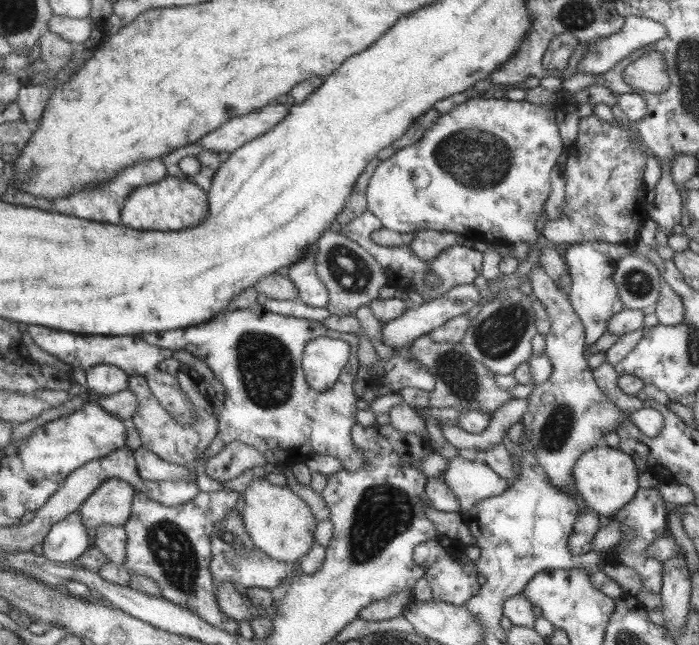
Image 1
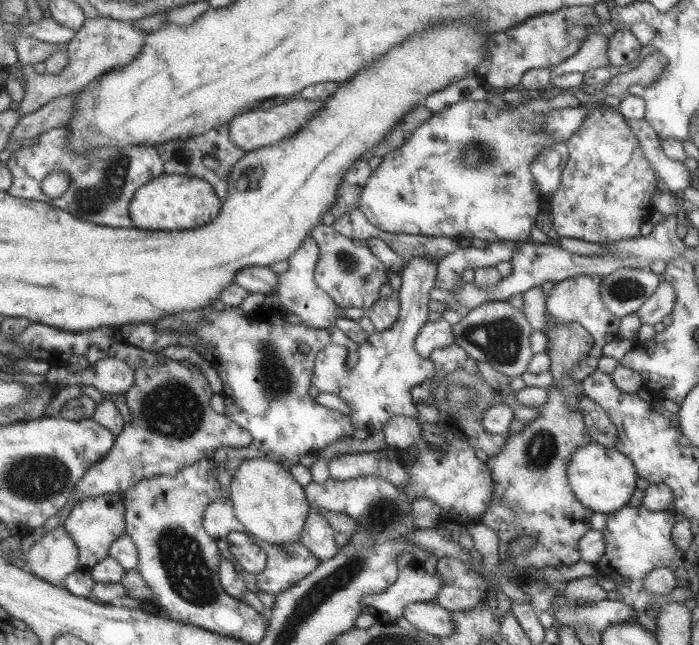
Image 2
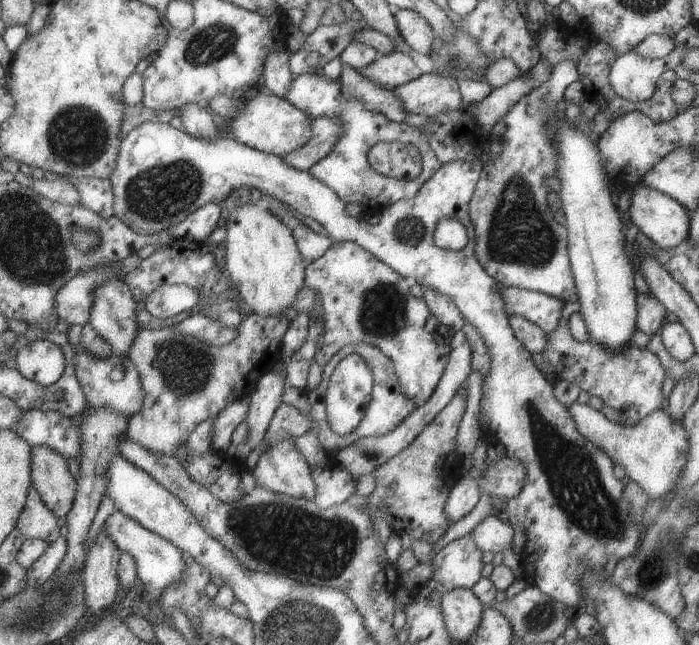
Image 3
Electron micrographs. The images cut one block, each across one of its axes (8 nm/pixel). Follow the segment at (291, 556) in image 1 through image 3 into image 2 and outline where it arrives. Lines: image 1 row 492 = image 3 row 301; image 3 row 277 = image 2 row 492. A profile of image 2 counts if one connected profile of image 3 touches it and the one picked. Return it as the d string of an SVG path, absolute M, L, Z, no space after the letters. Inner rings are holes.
M262 458L245 459L233 473L231 486L227 488L227 496L231 499L235 518L245 527L246 532L259 543L265 541L270 545L280 545L300 540L300 534L305 523L305 517L310 513L310 507L303 487L283 469L282 465Z

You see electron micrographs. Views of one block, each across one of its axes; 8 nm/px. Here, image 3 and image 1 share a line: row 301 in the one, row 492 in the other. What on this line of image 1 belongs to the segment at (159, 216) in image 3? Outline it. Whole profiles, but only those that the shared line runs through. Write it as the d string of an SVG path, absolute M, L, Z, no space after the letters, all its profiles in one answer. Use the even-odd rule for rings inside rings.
M460 455L448 459L445 470L439 475L455 494L460 513L469 512L477 502L497 496L509 486L507 480L495 474L485 463L466 460Z

